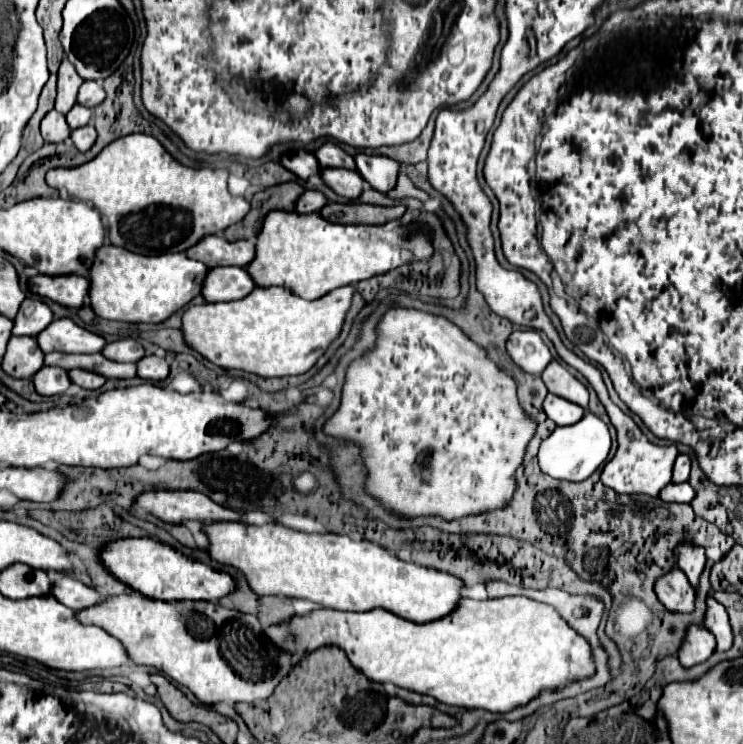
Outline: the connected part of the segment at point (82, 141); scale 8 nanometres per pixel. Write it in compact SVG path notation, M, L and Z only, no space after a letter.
M83 126L83 128L77 128L71 132L71 140L79 152L87 152L95 144L97 132L93 126Z

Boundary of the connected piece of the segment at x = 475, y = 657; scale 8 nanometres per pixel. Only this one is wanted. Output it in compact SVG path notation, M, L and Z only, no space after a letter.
M507 596L495 600L461 598L455 610L439 620L413 624L383 608L369 612L339 612L317 608L307 614L295 614L289 622L279 622L263 630L265 638L279 650L303 658L321 646L339 646L349 662L373 682L393 682L419 694L429 694L443 704L459 708L483 708L489 712L509 712L533 700L543 688L561 688L567 682L581 680L595 672L591 648L563 618L547 604L525 596Z

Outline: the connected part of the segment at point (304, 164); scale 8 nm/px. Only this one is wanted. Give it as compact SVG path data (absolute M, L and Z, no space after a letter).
M297 150L295 154L287 154L283 156L283 166L287 170L291 170L293 174L297 174L301 180L309 180L311 176L321 172L321 166L317 162L317 158L305 150Z

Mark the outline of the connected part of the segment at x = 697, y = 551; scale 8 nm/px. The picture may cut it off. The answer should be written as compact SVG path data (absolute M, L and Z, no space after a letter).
M681 542L673 550L675 554L675 566L685 572L689 582L697 586L699 574L705 568L705 550L701 546L693 546L691 542Z

